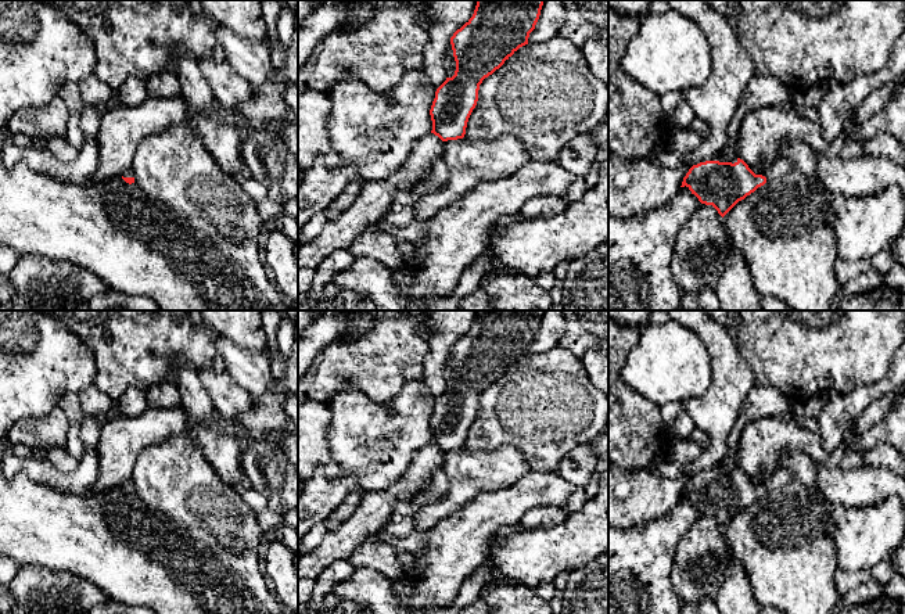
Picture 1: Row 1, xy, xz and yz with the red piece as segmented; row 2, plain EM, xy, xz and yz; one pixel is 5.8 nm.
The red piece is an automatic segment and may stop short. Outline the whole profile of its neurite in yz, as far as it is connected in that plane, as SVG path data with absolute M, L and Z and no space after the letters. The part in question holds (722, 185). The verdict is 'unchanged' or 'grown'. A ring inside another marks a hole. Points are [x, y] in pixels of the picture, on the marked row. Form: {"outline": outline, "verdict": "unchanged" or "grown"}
{"outline": "M740 158L735 164L705 161L689 169L680 187L686 186L701 204L712 205L723 218L739 201L791 169L791 161L786 158L772 162L764 176L755 175Z", "verdict": "grown"}

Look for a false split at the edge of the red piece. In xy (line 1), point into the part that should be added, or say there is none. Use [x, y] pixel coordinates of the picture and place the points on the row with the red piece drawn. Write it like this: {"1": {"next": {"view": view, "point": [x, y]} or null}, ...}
{"1": {"next": {"view": "xy", "point": [128, 173]}}}

